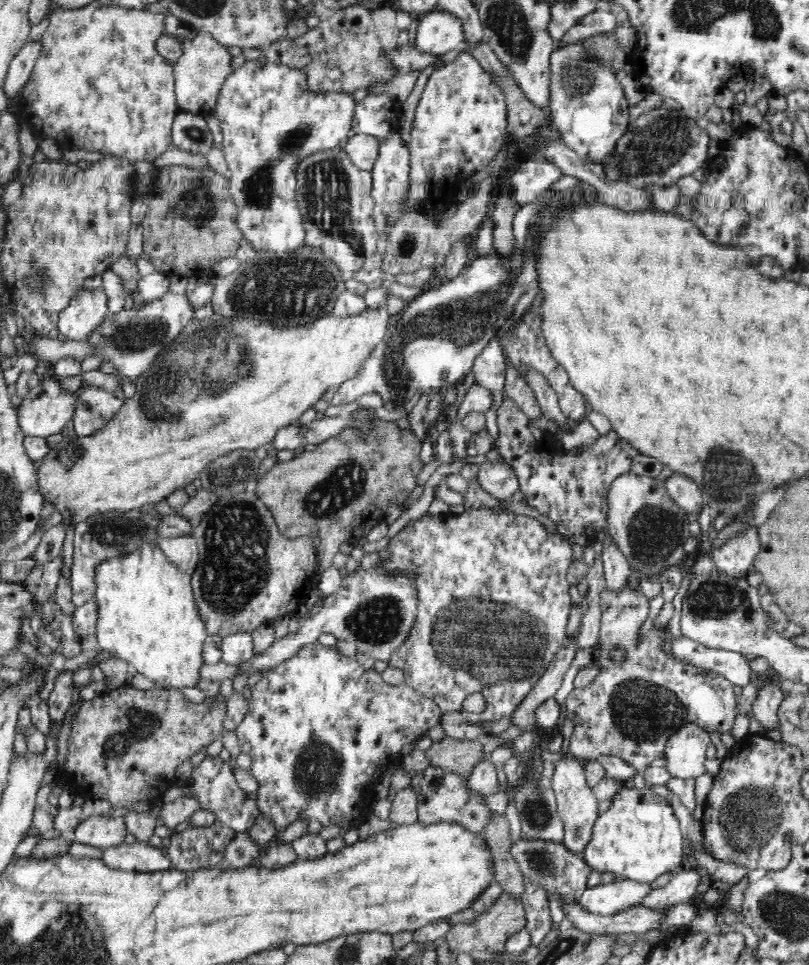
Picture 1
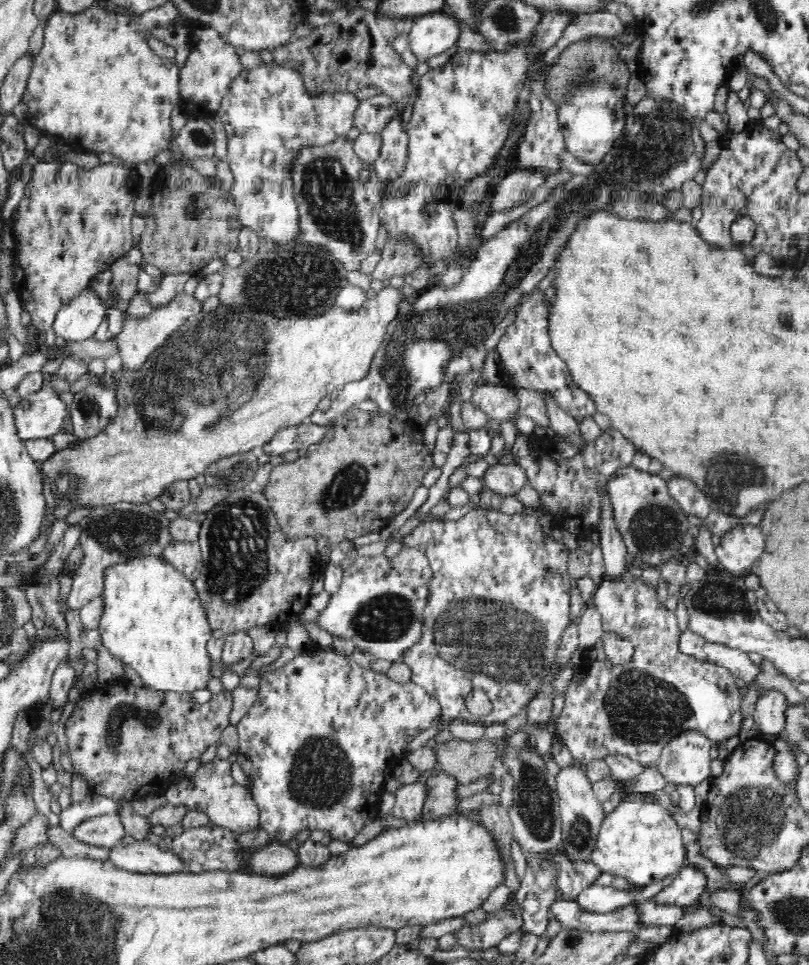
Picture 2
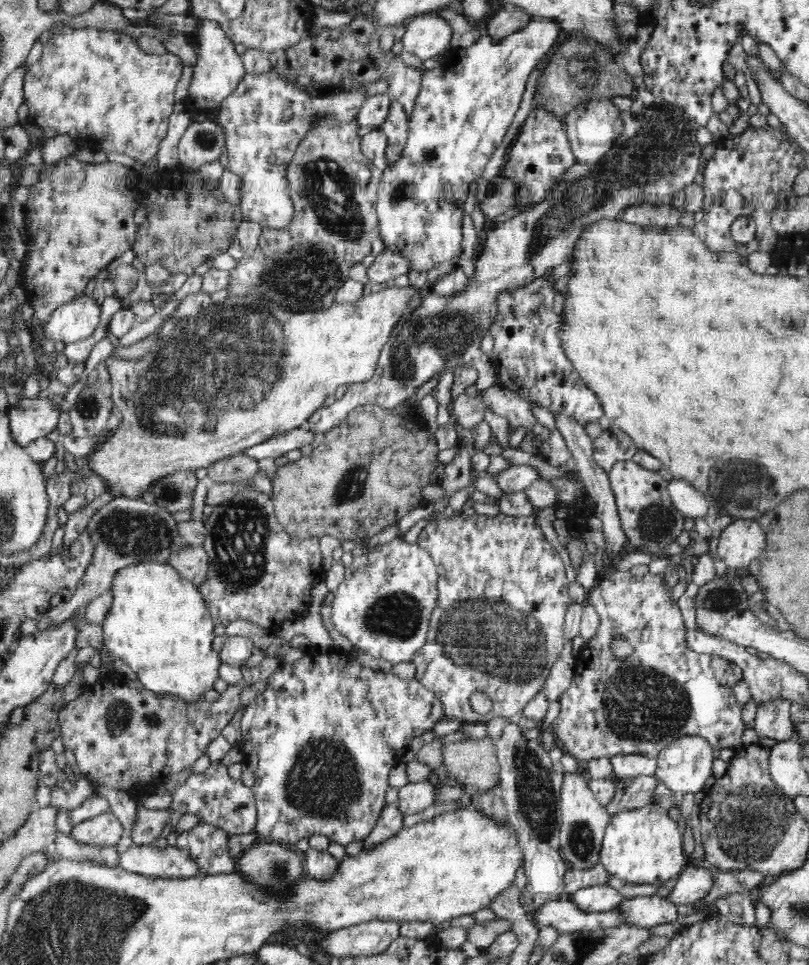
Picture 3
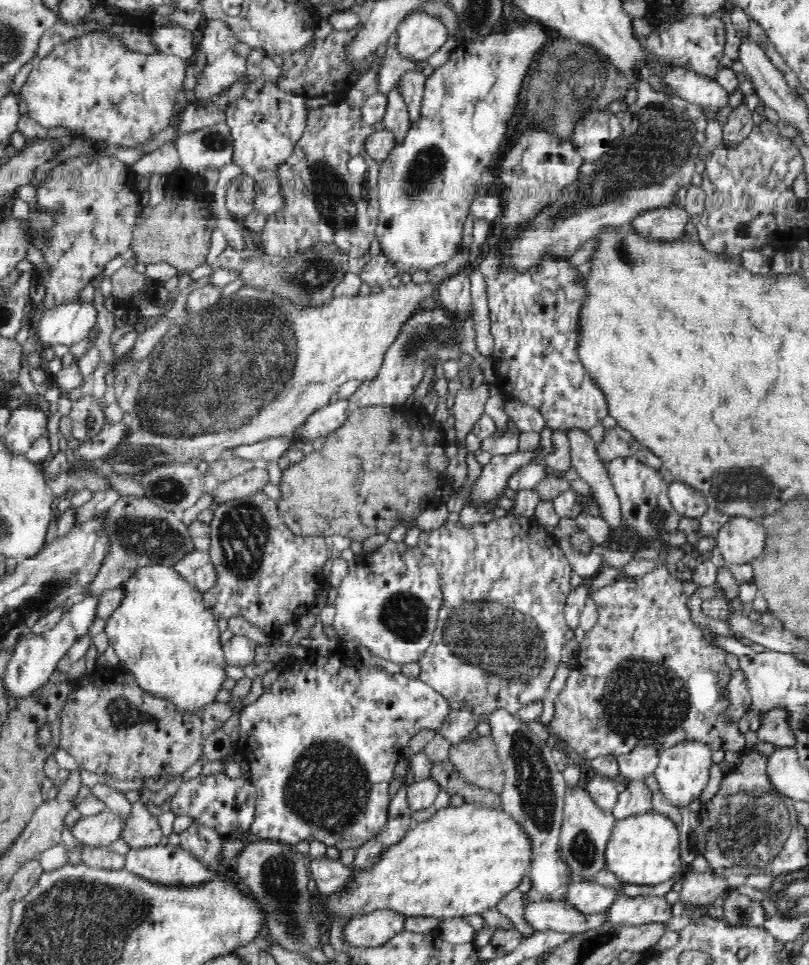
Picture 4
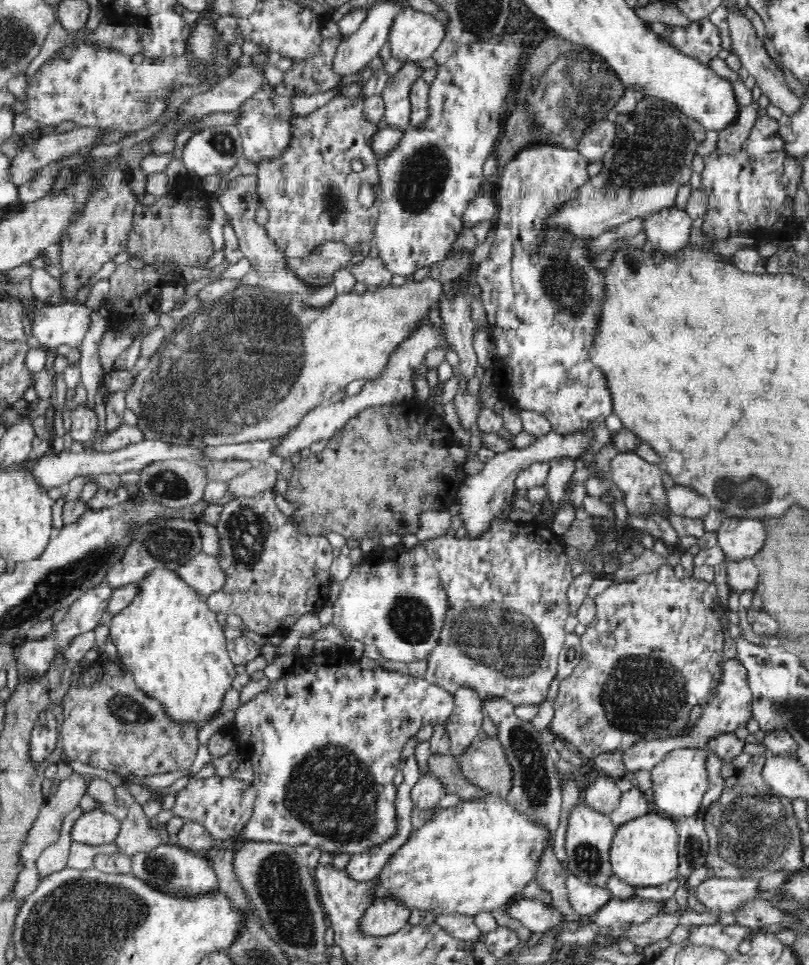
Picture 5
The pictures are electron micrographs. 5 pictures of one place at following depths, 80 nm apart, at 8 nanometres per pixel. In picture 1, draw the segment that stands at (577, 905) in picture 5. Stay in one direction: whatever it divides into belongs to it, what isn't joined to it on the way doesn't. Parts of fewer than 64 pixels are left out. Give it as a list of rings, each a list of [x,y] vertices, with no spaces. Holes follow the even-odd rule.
[[[619,878],[604,886],[587,887],[580,895],[580,906],[592,914],[608,916],[628,906],[640,905],[652,892],[650,884]]]

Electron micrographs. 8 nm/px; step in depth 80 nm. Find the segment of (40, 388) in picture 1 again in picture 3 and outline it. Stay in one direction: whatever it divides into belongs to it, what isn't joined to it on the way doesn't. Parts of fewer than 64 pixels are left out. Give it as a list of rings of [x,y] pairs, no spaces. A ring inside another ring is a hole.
[[[51,396],[21,398],[6,410],[14,444],[26,450],[30,442],[57,429],[62,410]]]

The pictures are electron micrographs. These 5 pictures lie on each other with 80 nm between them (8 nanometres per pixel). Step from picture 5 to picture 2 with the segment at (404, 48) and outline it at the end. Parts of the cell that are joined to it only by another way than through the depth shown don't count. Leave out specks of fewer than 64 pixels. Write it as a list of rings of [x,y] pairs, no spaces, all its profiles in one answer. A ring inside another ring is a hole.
[[[447,11],[427,13],[414,19],[408,32],[408,47],[420,61],[444,53],[458,40],[459,22]]]

